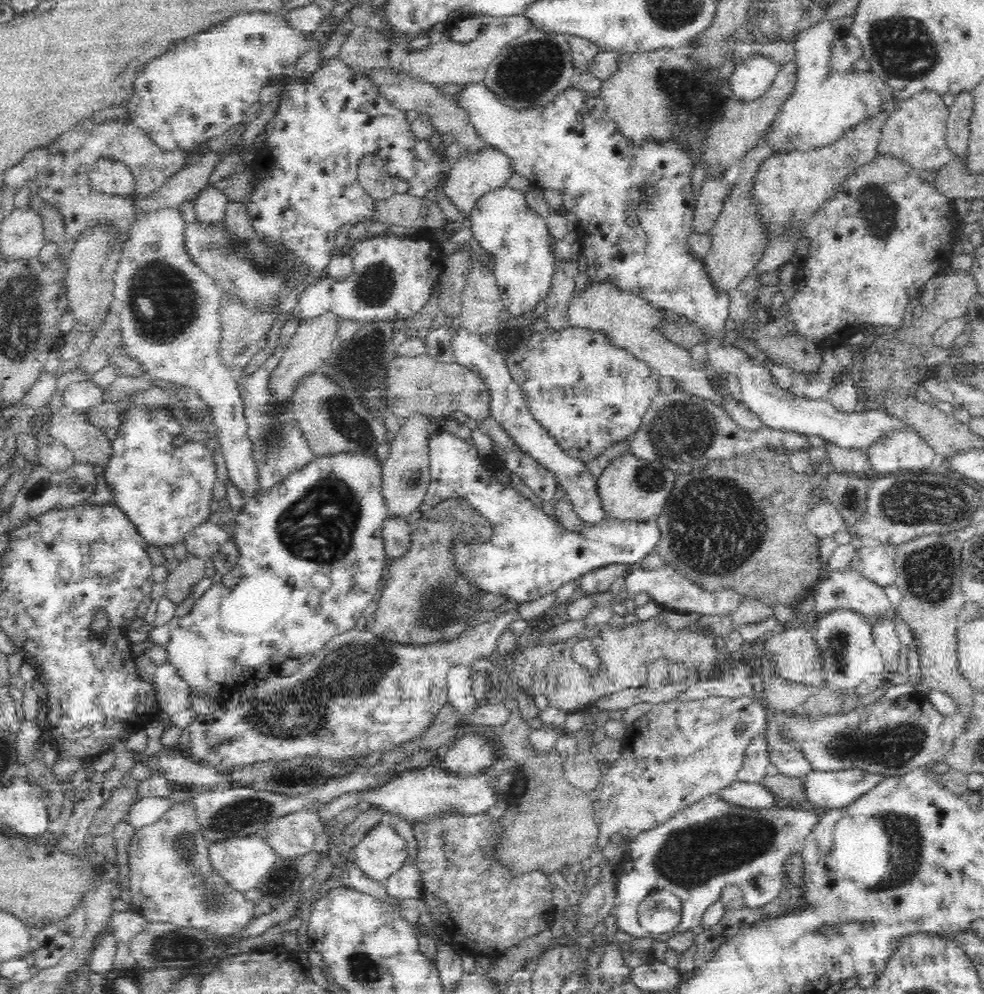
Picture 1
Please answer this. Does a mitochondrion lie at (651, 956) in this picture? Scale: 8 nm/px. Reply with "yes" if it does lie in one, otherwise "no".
no

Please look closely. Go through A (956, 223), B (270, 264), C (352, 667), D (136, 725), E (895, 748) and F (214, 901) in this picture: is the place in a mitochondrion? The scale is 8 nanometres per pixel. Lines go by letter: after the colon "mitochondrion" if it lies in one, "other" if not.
A: other
B: mitochondrion
C: mitochondrion
D: other
E: mitochondrion
F: mitochondrion

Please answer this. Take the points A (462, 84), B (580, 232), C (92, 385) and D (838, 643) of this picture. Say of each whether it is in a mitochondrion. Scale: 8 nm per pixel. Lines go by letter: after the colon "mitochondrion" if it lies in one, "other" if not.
A: other
B: other
C: other
D: mitochondrion

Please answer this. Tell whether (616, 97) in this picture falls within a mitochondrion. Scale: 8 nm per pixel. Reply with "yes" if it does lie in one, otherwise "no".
no

